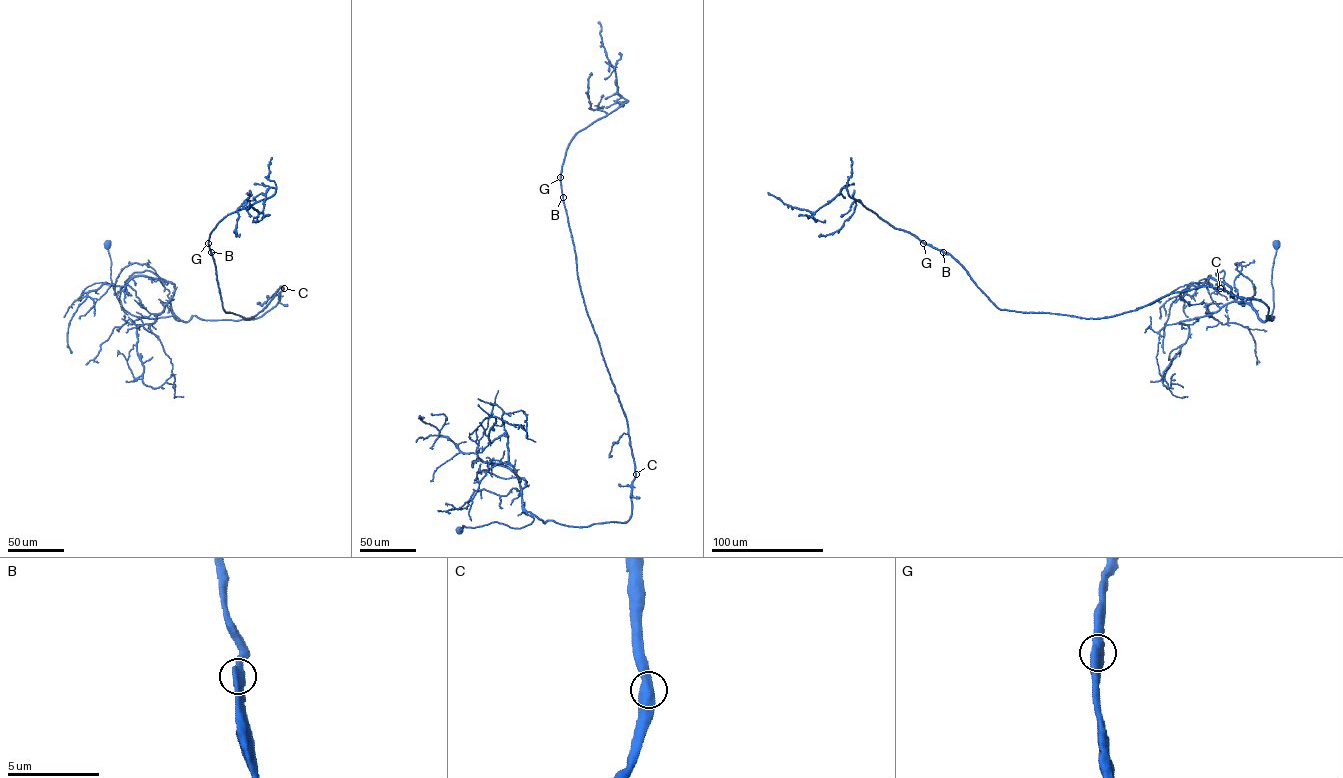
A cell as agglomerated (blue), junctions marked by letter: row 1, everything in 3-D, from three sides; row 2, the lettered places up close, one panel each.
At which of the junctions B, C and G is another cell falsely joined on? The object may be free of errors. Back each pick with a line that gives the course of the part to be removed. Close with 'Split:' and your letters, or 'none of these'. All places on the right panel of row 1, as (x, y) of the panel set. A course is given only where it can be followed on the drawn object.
Split: none of these

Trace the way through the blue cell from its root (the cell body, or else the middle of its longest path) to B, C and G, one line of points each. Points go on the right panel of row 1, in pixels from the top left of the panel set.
B: (1276, 244), (1264, 322), (1263, 302), (1209, 287), (1102, 318), (1000, 310), (943, 252)
C: (1276, 244), (1268, 318), (1274, 317), (1257, 315), (1272, 320), (1263, 302), (1220, 288)
G: (1276, 244), (1274, 317), (1263, 322), (1273, 320), (1263, 302), (1209, 287), (1102, 318), (1000, 310), (923, 243)

